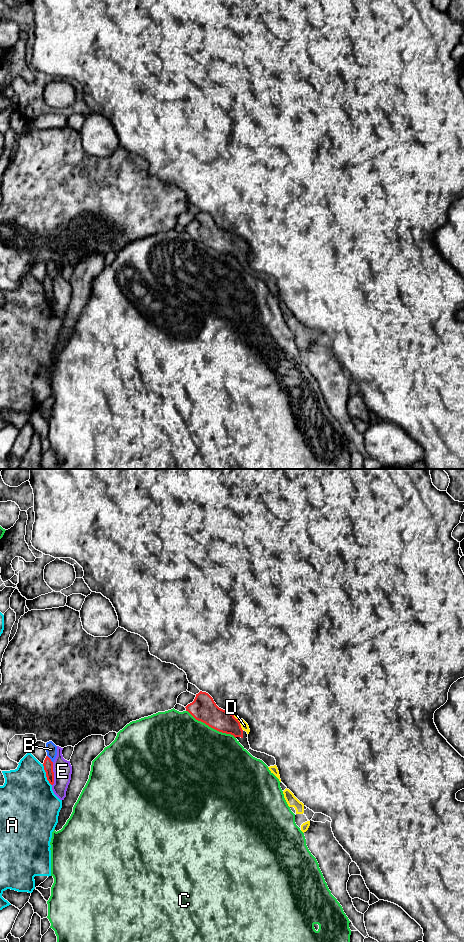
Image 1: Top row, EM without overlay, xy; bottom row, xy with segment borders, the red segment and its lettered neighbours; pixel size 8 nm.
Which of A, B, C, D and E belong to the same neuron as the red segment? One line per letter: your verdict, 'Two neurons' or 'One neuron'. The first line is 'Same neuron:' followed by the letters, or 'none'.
Same neuron: D
A: Two neurons
B: Two neurons
C: Two neurons
D: One neuron
E: Two neurons

